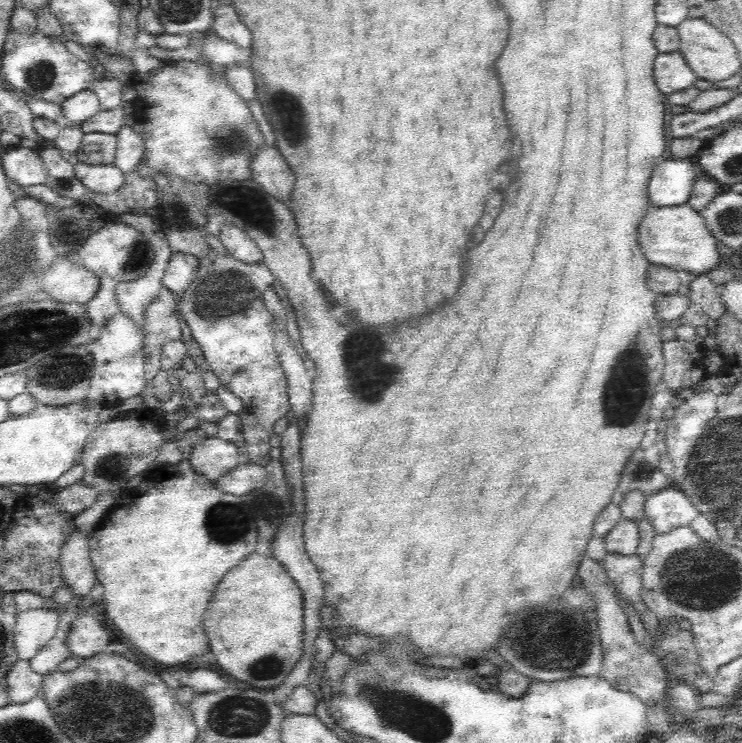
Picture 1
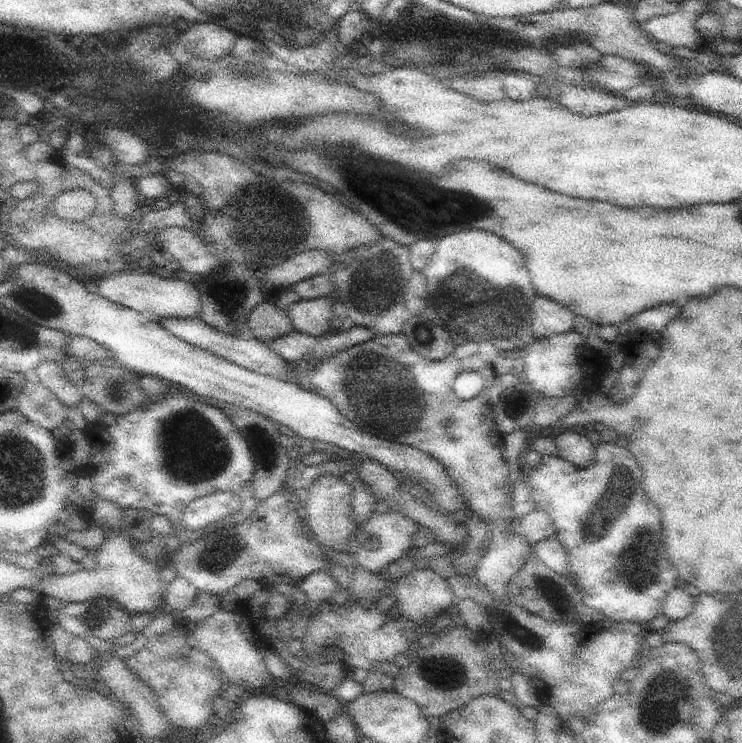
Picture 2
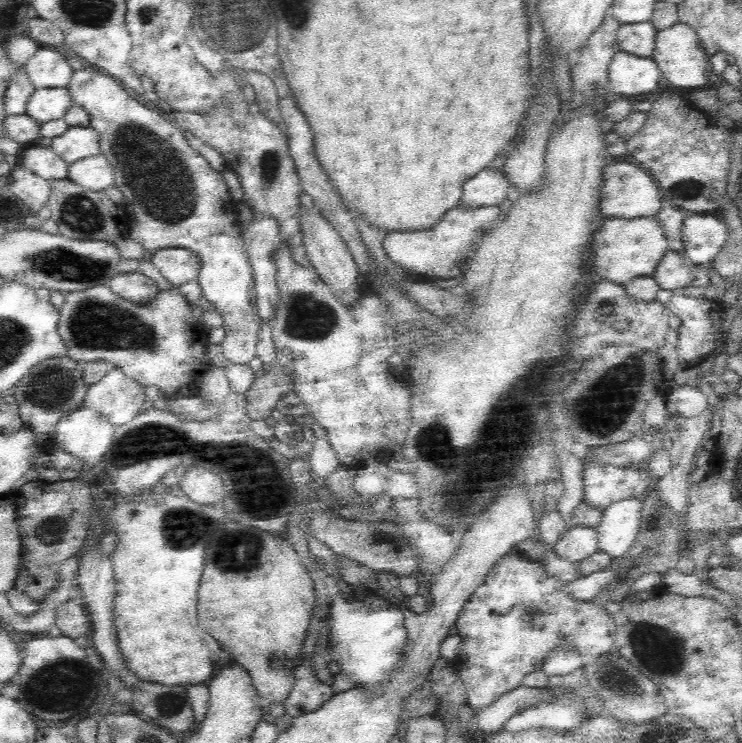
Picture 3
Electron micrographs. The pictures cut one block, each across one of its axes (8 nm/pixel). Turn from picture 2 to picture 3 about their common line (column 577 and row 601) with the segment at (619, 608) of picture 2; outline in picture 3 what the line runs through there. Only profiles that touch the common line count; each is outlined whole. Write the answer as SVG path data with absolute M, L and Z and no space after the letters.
M514 550L500 557L488 571L484 582L463 604L455 625L461 638L458 656L453 661L460 680L466 687L467 705L475 712L490 706L507 692L522 685L522 680L534 670L543 668L546 655L558 643L576 647L586 660L608 652L615 644L616 625L613 615L599 604L572 598L561 586L563 582L550 576L539 561L534 561Z

